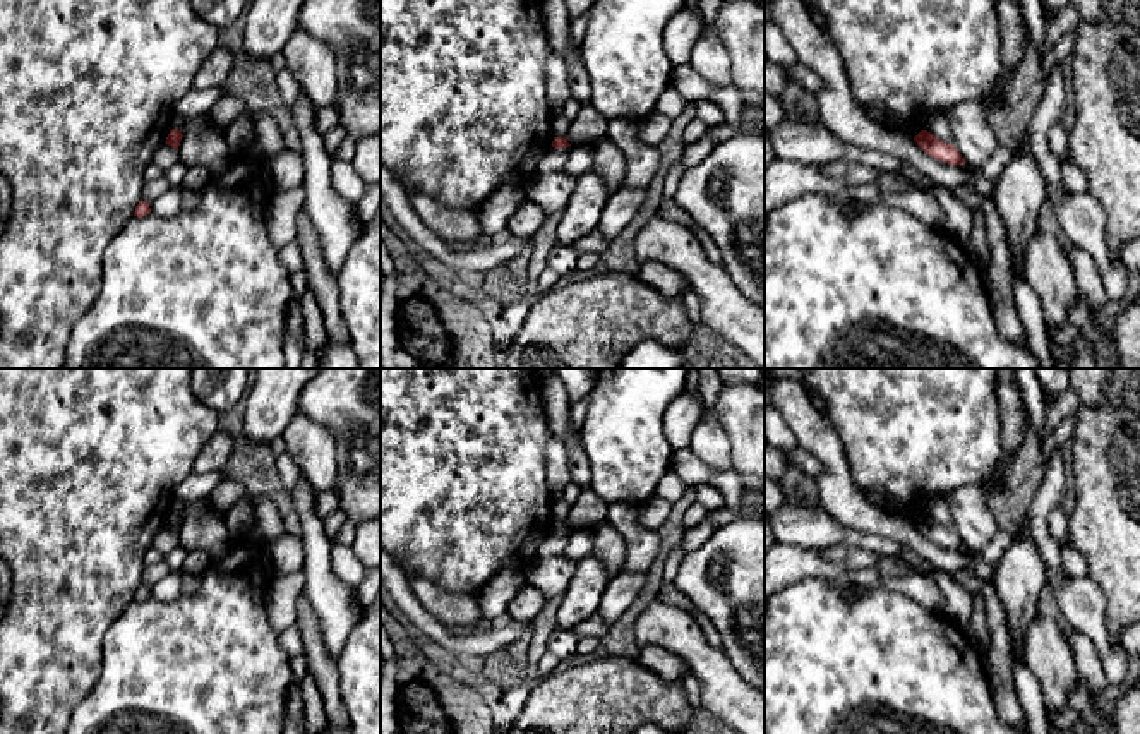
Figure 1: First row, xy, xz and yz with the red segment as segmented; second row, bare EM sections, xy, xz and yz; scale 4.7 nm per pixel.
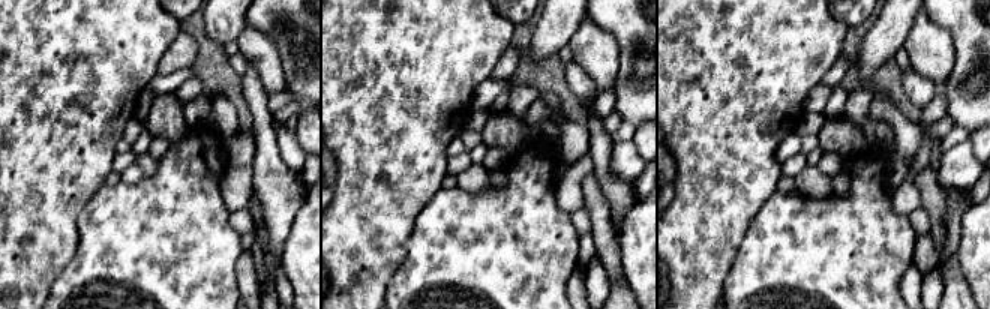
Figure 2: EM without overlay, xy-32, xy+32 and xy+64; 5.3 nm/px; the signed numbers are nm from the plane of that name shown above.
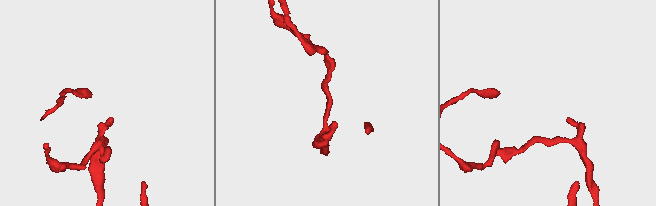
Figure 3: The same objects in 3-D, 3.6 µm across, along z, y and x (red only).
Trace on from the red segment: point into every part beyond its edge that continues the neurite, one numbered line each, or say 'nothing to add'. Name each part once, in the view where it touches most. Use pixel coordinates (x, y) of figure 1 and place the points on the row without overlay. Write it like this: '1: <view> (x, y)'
nothing to add

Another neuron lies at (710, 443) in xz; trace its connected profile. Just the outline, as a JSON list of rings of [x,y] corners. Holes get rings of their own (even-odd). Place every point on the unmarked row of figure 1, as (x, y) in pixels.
[[[711,410],[694,427],[689,449],[711,470],[732,470],[730,439]]]

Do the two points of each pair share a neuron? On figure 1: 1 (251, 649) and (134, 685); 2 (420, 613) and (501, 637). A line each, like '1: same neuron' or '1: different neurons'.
1: same neuron
2: same neuron

